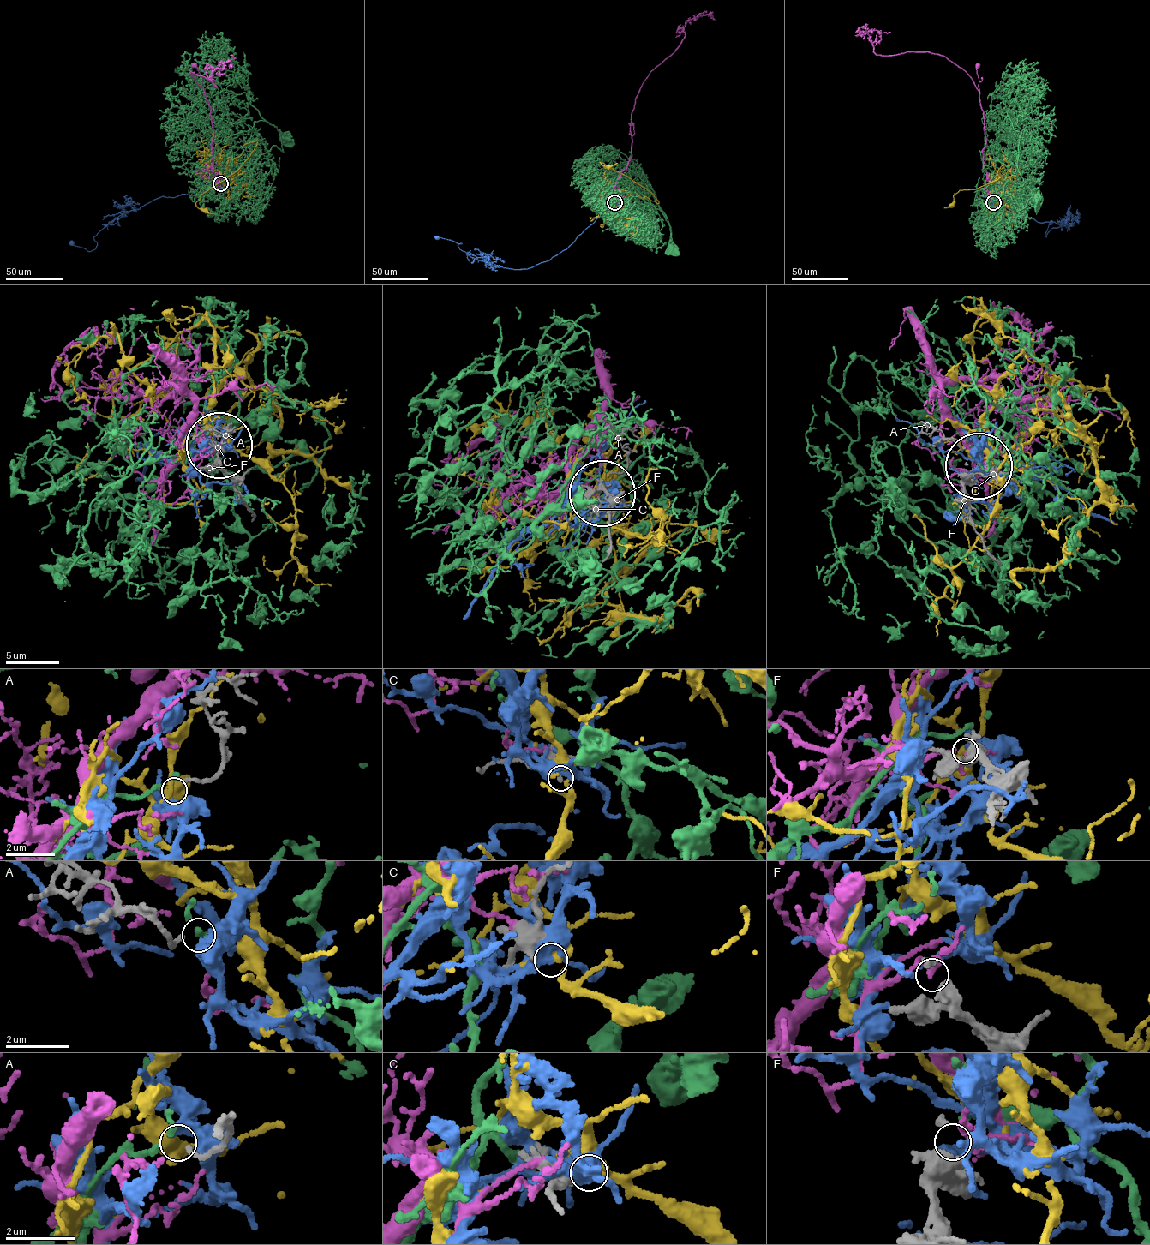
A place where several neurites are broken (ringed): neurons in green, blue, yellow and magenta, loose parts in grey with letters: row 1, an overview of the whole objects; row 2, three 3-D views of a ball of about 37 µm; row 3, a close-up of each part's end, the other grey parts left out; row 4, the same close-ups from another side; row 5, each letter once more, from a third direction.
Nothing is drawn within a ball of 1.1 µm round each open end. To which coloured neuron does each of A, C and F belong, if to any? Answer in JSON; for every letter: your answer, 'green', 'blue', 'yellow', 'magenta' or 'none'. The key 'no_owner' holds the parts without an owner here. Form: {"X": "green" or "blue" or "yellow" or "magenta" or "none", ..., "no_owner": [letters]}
{"A": "green", "C": "none", "F": "none", "no_owner": ["C", "F"]}

